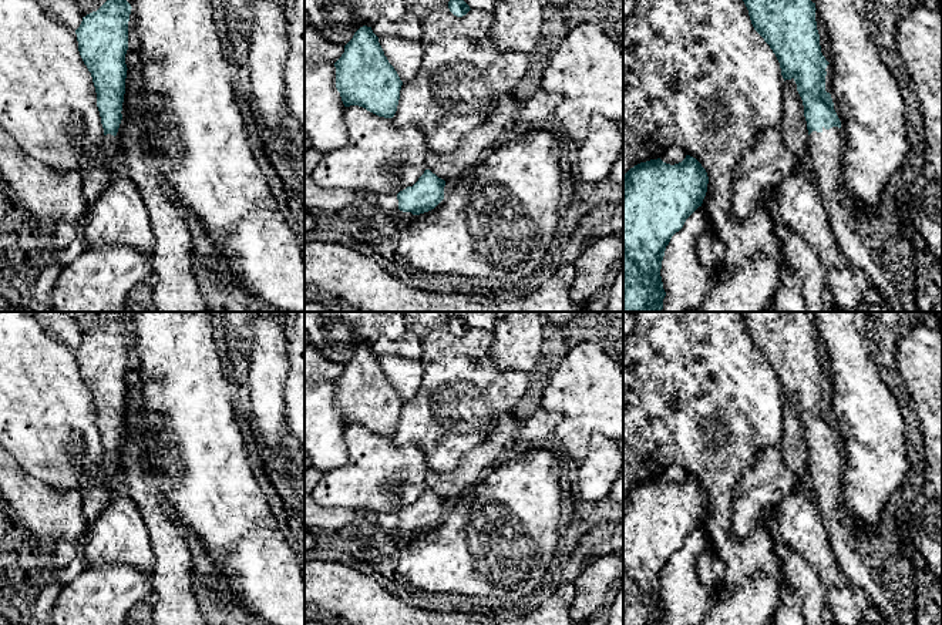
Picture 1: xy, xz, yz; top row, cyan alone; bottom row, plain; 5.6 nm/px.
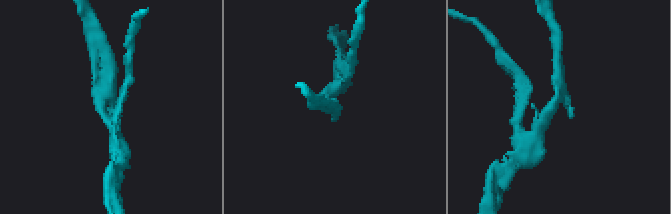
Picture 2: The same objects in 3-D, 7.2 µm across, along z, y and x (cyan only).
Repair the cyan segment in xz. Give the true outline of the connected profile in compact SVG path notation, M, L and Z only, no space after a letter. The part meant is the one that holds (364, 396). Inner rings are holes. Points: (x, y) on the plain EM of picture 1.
M363 345L354 352L334 386L344 426L359 424L379 436L394 436L403 400L371 346Z

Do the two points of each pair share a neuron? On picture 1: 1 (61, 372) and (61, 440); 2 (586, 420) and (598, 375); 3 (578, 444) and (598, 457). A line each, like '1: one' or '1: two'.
1: one
2: one
3: two

